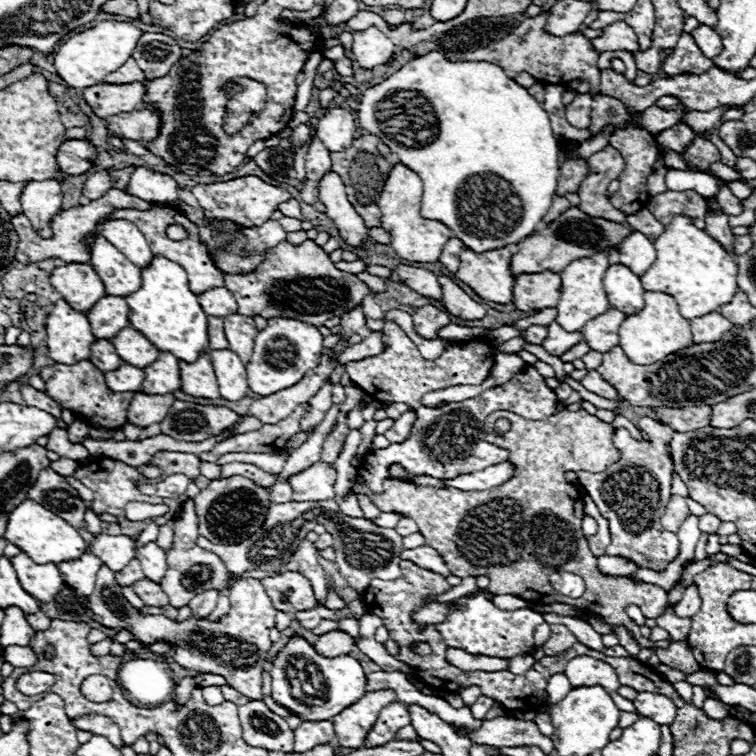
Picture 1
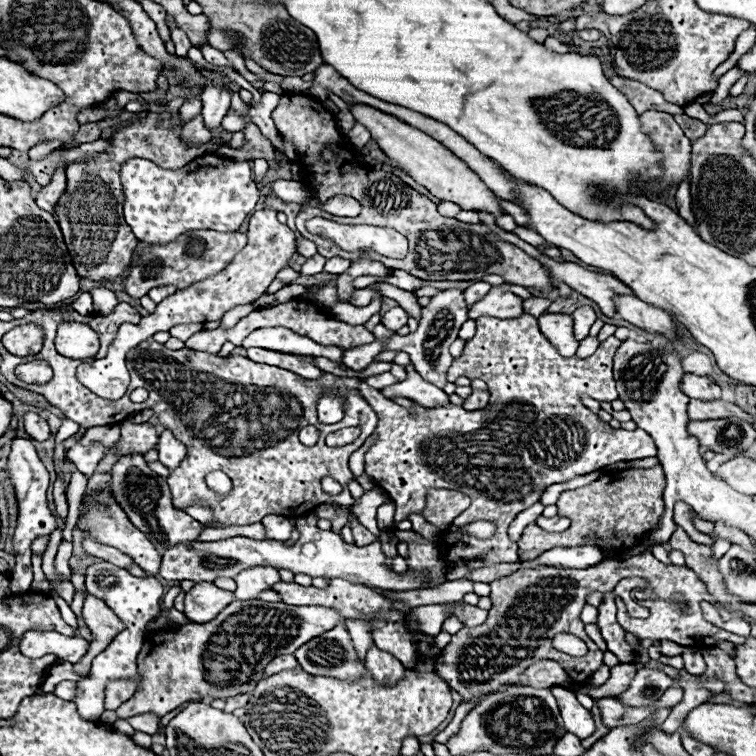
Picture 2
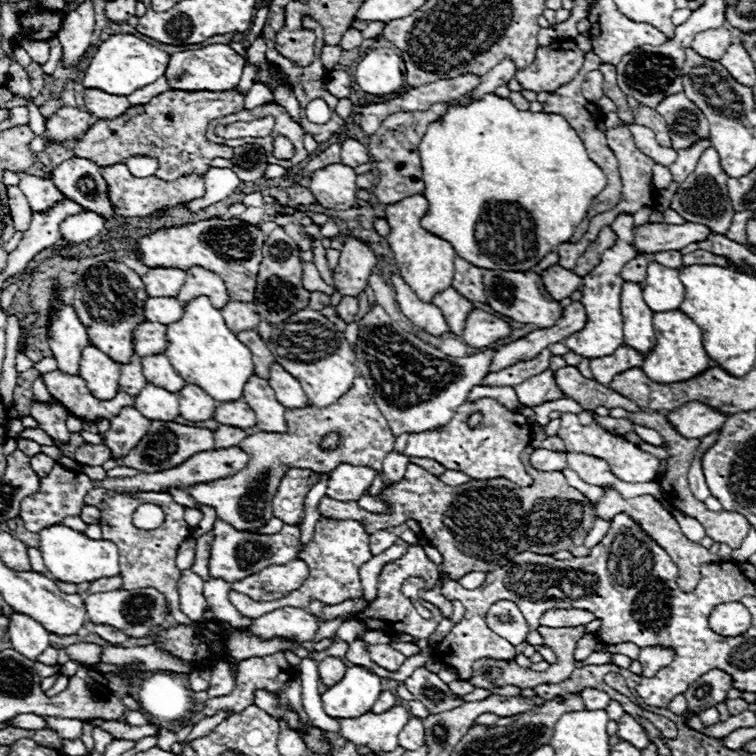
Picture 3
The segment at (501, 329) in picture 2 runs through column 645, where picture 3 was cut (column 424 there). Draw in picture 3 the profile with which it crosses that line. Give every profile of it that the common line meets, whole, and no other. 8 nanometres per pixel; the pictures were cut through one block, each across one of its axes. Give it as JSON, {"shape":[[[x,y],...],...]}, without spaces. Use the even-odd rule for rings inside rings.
{"shape":[[[481,398],[458,407],[454,417],[446,426],[438,430],[426,430],[418,434],[410,434],[408,446],[404,454],[418,456],[418,458],[430,458],[440,462],[448,470],[460,470],[468,474],[474,480],[492,480],[492,478],[508,478],[516,482],[518,486],[526,488],[530,486],[530,476],[524,470],[524,464],[520,462],[520,454],[530,444],[531,425],[520,412],[504,408],[494,398]],[[480,412],[482,422],[476,428],[468,426],[470,414]]]}

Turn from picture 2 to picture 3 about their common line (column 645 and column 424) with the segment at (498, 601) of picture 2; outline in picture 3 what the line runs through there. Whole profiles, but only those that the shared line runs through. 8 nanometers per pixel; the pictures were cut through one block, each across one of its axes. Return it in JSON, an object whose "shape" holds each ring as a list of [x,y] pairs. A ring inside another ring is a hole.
{"shape":[[[410,546],[408,552],[406,552],[402,558],[392,560],[392,562],[388,562],[388,564],[382,568],[382,572],[380,572],[380,576],[378,576],[378,598],[376,598],[374,602],[368,602],[368,606],[358,614],[358,620],[362,620],[368,630],[382,630],[382,632],[388,632],[388,636],[394,636],[394,632],[406,632],[406,634],[410,634],[410,636],[416,638],[416,640],[428,638],[428,636],[436,630],[438,622],[444,618],[442,612],[440,612],[438,608],[434,608],[432,604],[426,604],[426,608],[430,608],[432,614],[434,614],[430,620],[422,618],[422,616],[416,612],[416,608],[412,606],[412,602],[410,602],[410,600],[402,594],[402,590],[400,590],[400,588],[402,588],[402,582],[404,582],[408,576],[422,576],[422,578],[426,580],[426,590],[434,588],[434,586],[438,584],[438,580],[440,580],[438,566],[426,558],[422,546]]]}

